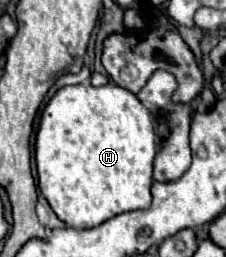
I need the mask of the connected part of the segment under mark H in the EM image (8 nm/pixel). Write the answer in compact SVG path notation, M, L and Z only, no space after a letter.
M89 83L67 85L59 89L45 105L35 135L35 165L39 177L39 189L49 201L53 213L75 229L97 227L103 221L151 205L151 183L153 183L153 159L157 151L155 127L151 115L139 99L115 85L93 87Z

